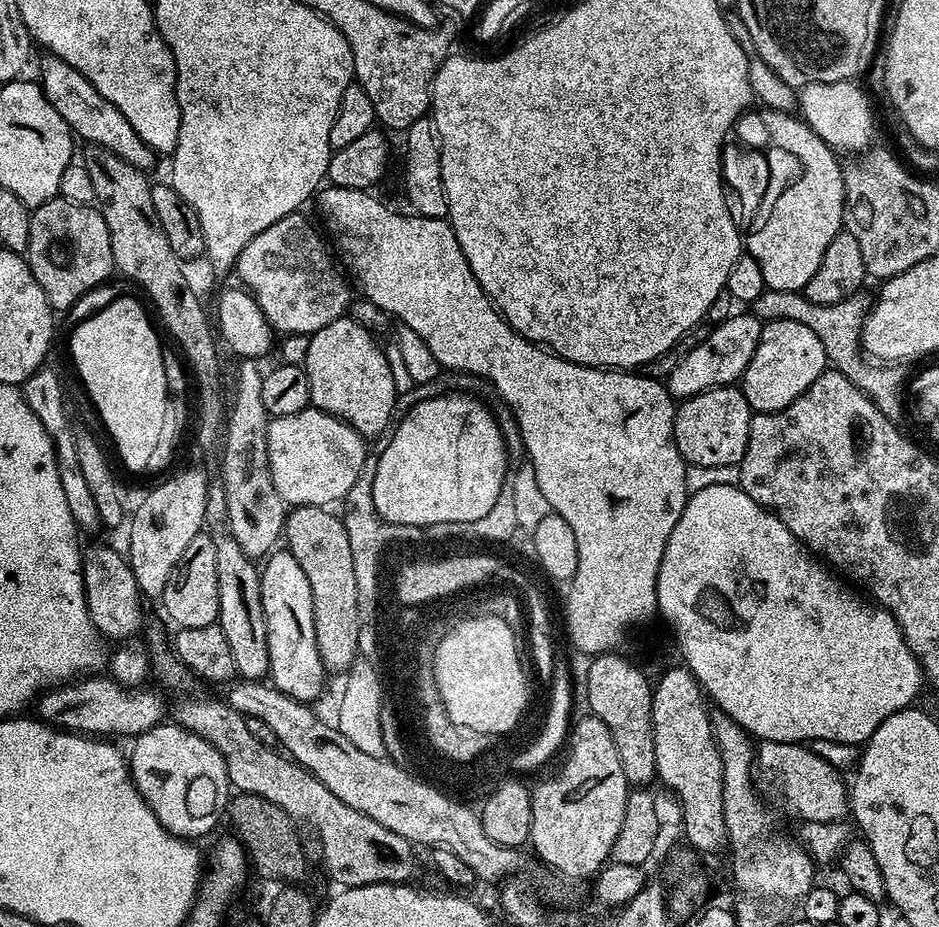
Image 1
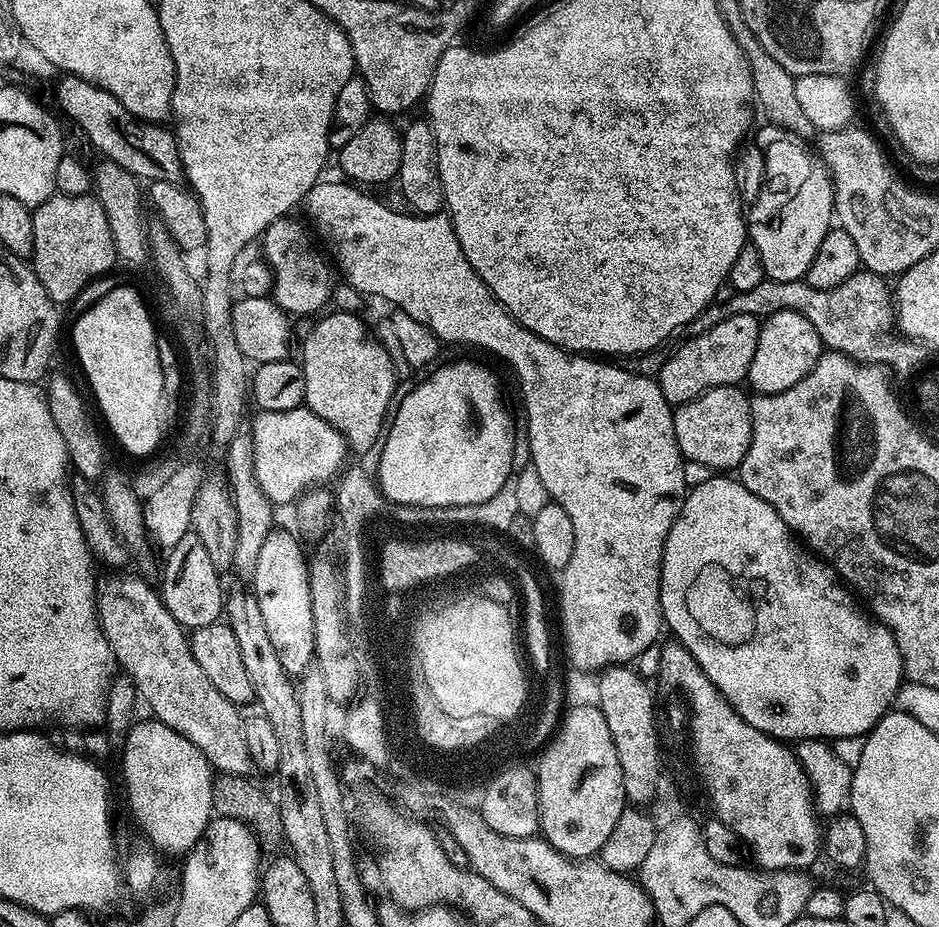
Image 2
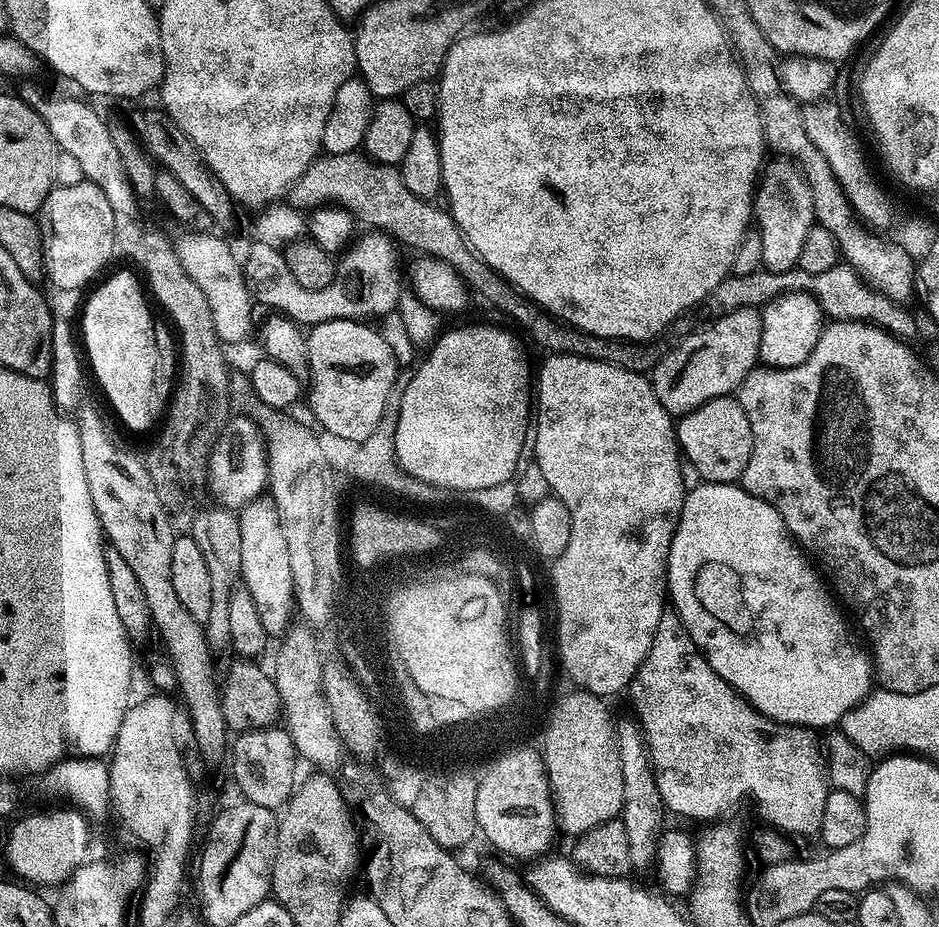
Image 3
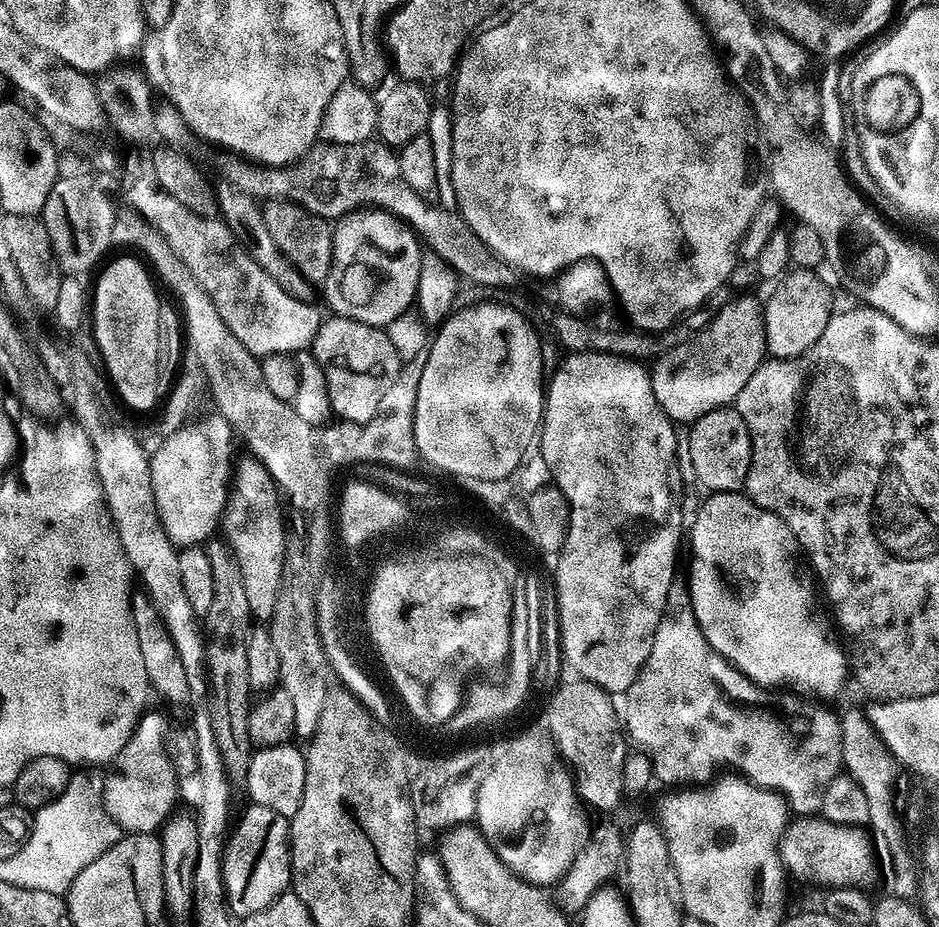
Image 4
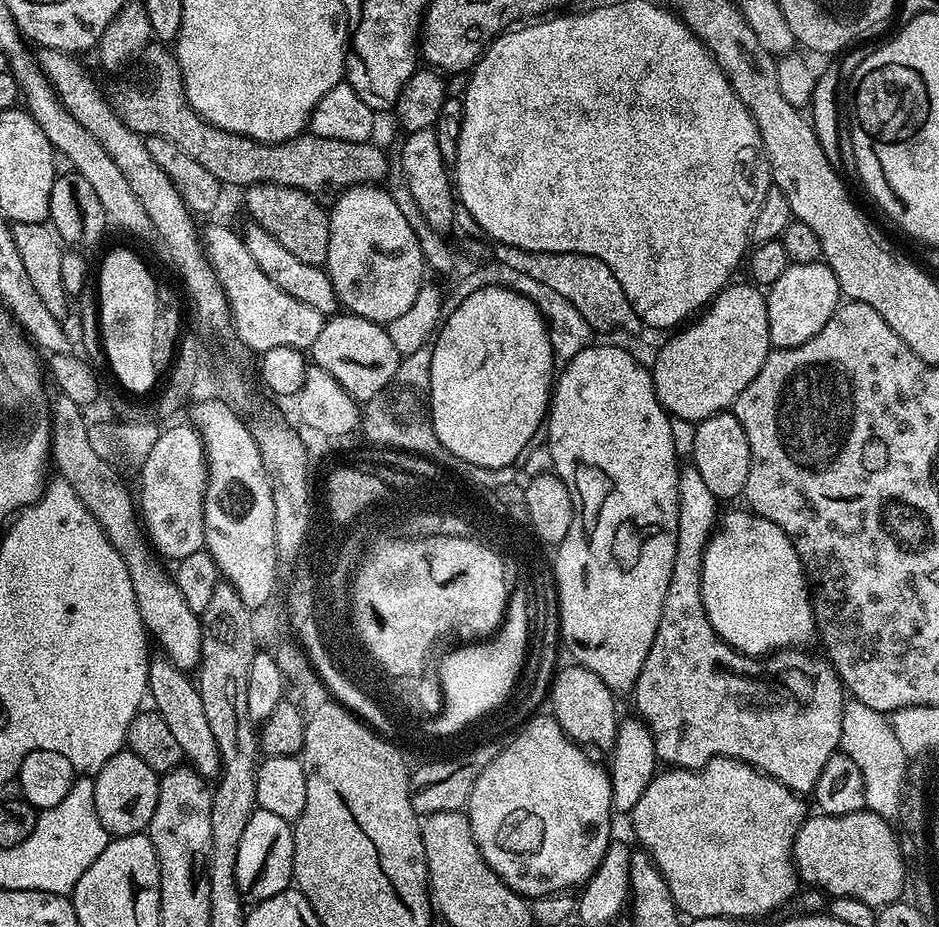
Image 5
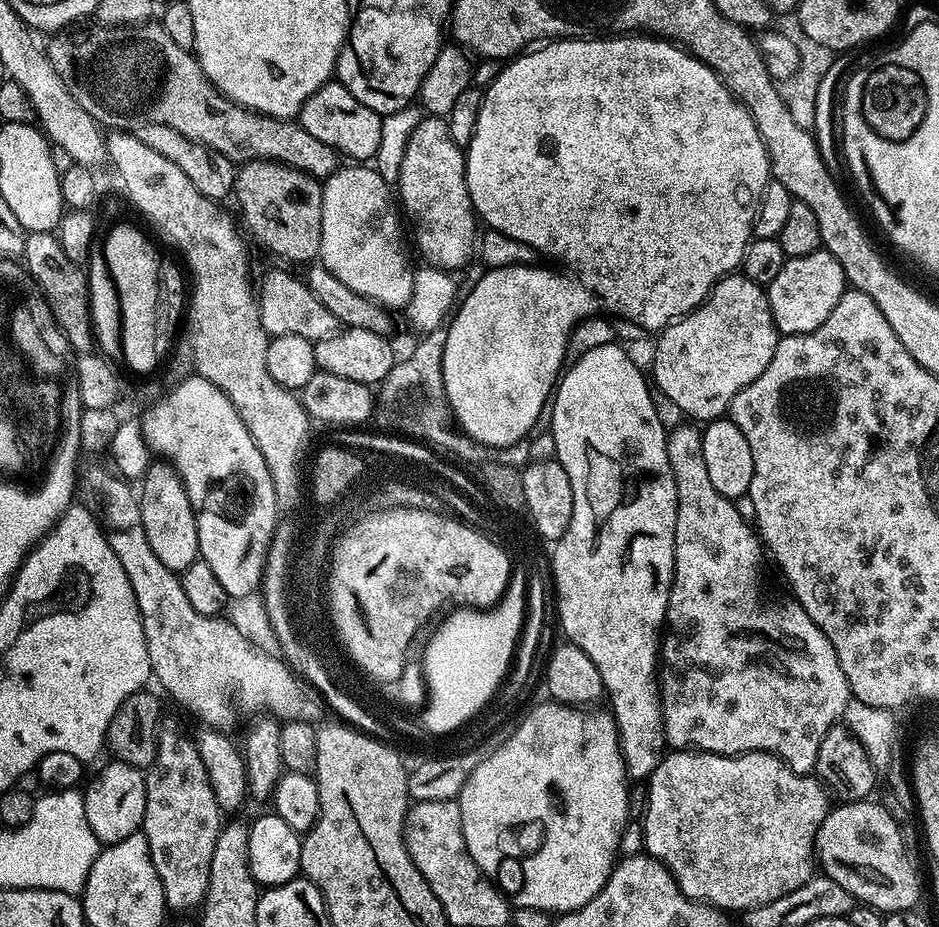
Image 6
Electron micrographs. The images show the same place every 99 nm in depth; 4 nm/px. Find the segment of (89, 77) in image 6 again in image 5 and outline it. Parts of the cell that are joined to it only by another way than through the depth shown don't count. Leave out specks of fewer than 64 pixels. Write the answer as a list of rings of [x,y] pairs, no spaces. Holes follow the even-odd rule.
[[[160,42],[149,43],[146,49],[149,64],[144,68],[144,85],[139,88],[132,84],[129,88],[124,88],[121,92],[116,92],[110,96],[112,109],[120,115],[127,128],[139,132],[141,136],[161,136],[170,138],[194,162],[206,166],[214,178],[220,180],[221,185],[244,184],[281,184],[297,188],[303,192],[308,192],[311,196],[325,198],[333,192],[339,194],[347,191],[356,185],[379,185],[387,177],[390,167],[388,156],[380,148],[375,148],[372,142],[342,142],[338,138],[322,138],[311,134],[301,134],[295,136],[293,140],[287,140],[285,144],[260,144],[257,140],[251,140],[248,136],[239,136],[233,132],[227,132],[221,128],[215,128],[213,124],[208,124],[192,108],[184,93],[184,79],[180,73],[180,67],[176,61],[176,53],[171,47]]]

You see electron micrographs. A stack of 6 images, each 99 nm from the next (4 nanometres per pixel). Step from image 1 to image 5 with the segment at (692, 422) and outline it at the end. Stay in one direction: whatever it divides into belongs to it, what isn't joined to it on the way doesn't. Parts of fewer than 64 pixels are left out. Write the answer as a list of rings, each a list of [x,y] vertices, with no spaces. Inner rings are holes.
[[[731,411],[719,412],[696,424],[690,460],[717,501],[743,497],[746,478],[750,474],[750,442],[746,442],[746,430],[742,430],[742,422],[738,422]]]

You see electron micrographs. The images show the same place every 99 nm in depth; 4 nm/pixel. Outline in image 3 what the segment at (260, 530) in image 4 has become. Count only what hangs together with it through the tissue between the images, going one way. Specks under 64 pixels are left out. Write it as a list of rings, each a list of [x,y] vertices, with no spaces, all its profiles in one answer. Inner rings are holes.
[[[265,494],[244,505],[238,512],[240,529],[242,530],[242,570],[241,575],[254,598],[254,606],[258,606],[258,618],[262,618],[262,626],[270,638],[280,638],[289,631],[294,618],[296,603],[295,586],[291,578],[290,555],[286,546],[286,537],[282,534],[282,524],[279,522],[278,506],[271,495]]]

